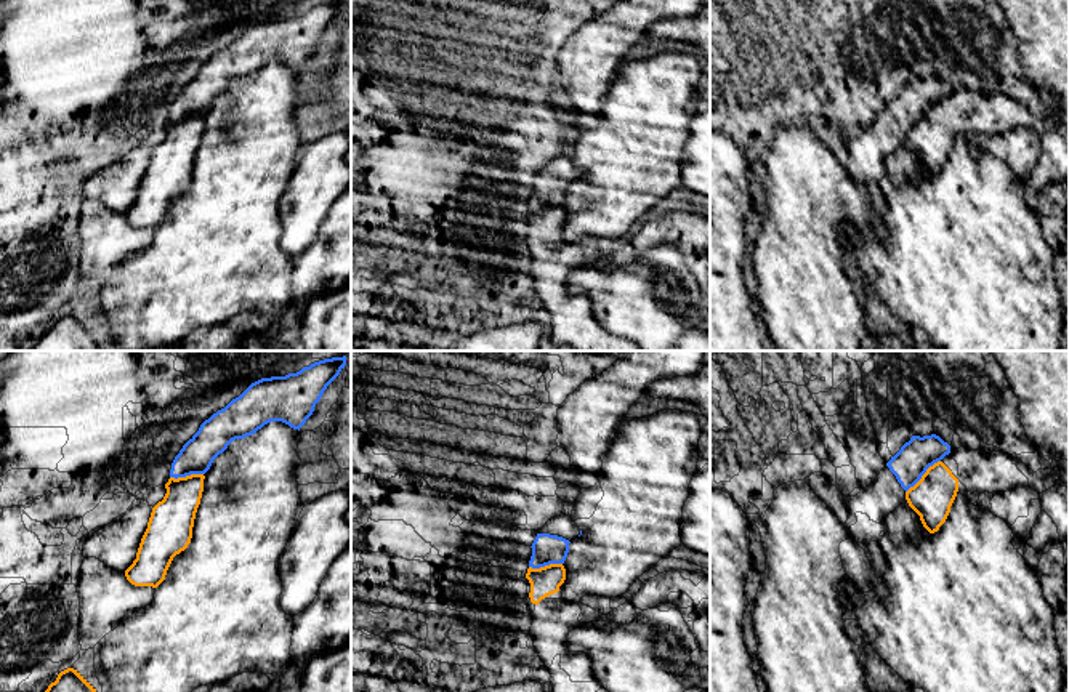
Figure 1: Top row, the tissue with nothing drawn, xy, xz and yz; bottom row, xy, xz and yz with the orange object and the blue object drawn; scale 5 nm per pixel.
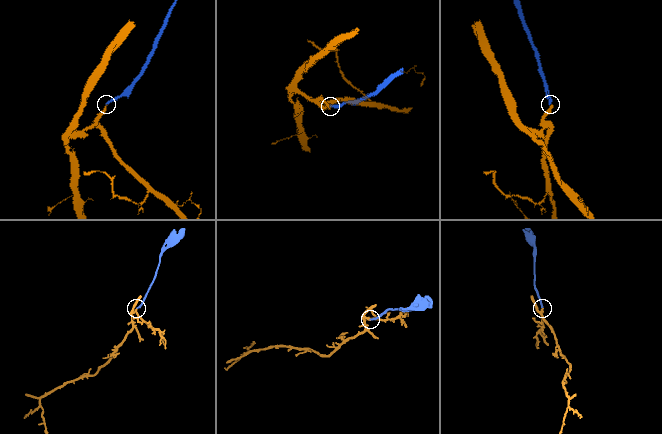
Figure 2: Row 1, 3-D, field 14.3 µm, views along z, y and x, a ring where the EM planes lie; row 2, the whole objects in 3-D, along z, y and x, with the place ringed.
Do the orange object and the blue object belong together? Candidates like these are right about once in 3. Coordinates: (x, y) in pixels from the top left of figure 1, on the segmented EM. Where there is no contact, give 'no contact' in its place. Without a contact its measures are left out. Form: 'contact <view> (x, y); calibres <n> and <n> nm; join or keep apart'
contact yz (923, 474); calibres 220 and 170 nm; keep apart

